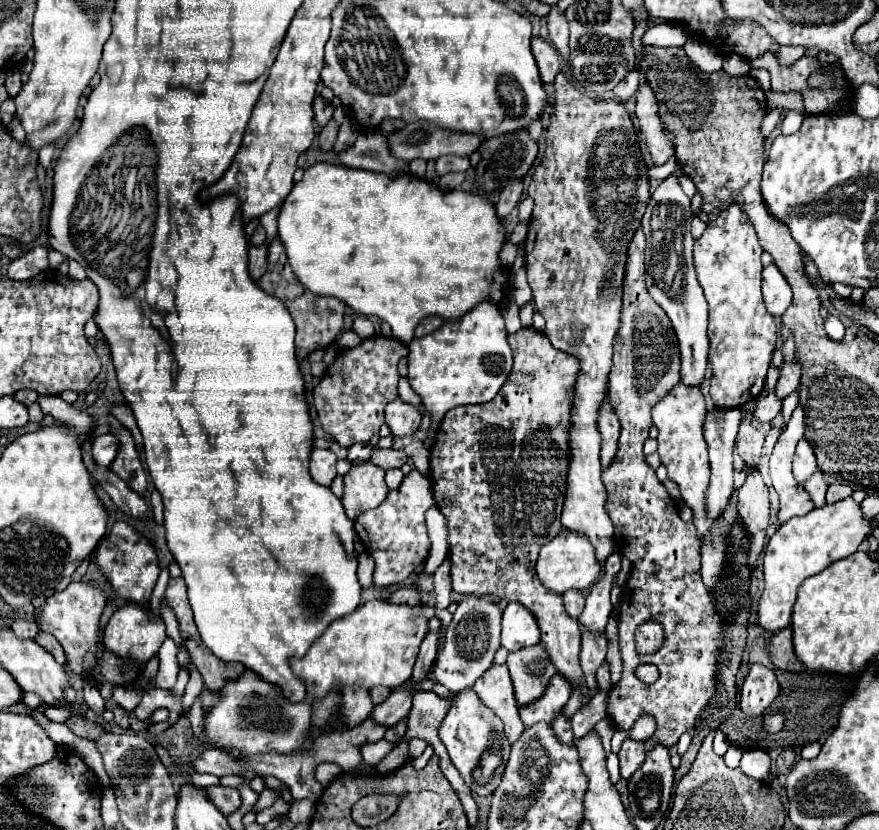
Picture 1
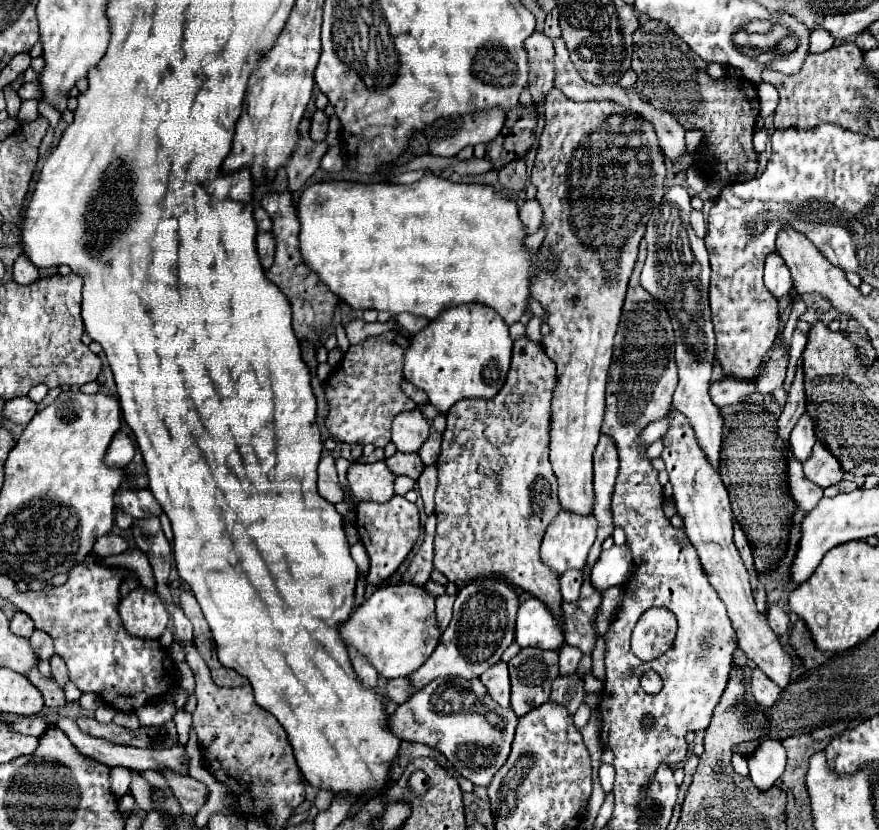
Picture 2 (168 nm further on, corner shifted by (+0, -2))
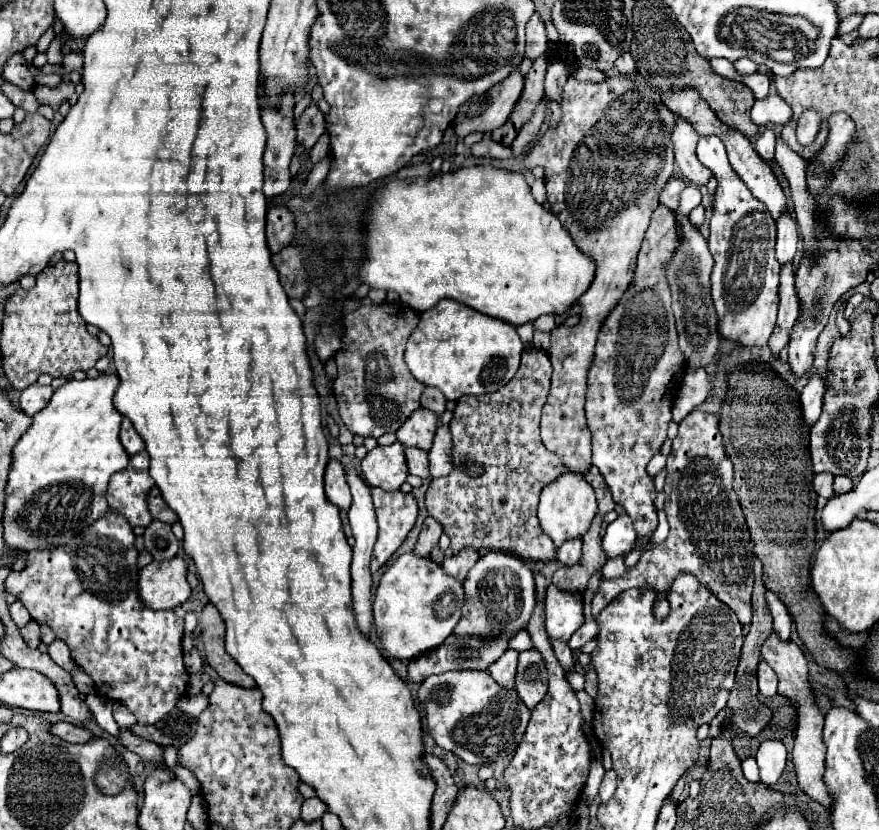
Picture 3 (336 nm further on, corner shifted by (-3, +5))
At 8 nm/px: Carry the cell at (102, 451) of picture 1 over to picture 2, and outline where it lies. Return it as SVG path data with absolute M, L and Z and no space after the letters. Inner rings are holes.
M117 432L109 450L107 450L107 464L109 466L127 466L133 460L135 446L131 438L123 432Z

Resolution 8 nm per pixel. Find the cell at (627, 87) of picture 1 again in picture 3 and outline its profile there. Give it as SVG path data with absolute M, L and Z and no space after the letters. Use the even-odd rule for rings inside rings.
M624 53L624 55L616 61L616 69L618 69L618 73L620 73L620 75L632 75L632 73L636 71L632 55L630 55L630 53Z

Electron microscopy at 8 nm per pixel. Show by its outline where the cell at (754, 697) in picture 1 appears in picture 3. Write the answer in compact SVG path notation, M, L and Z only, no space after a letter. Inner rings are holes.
M760 661L760 665L758 665L758 687L764 697L772 697L778 691L776 673L772 671L772 667L766 661Z

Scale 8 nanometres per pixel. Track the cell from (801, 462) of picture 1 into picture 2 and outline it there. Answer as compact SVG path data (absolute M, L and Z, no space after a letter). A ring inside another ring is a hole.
M805 412L805 414L797 420L795 428L791 430L791 450L793 450L793 456L795 456L799 462L807 460L807 456L809 456L809 452L811 452L815 440L817 440L817 436L815 436L815 428L813 428L811 416Z

